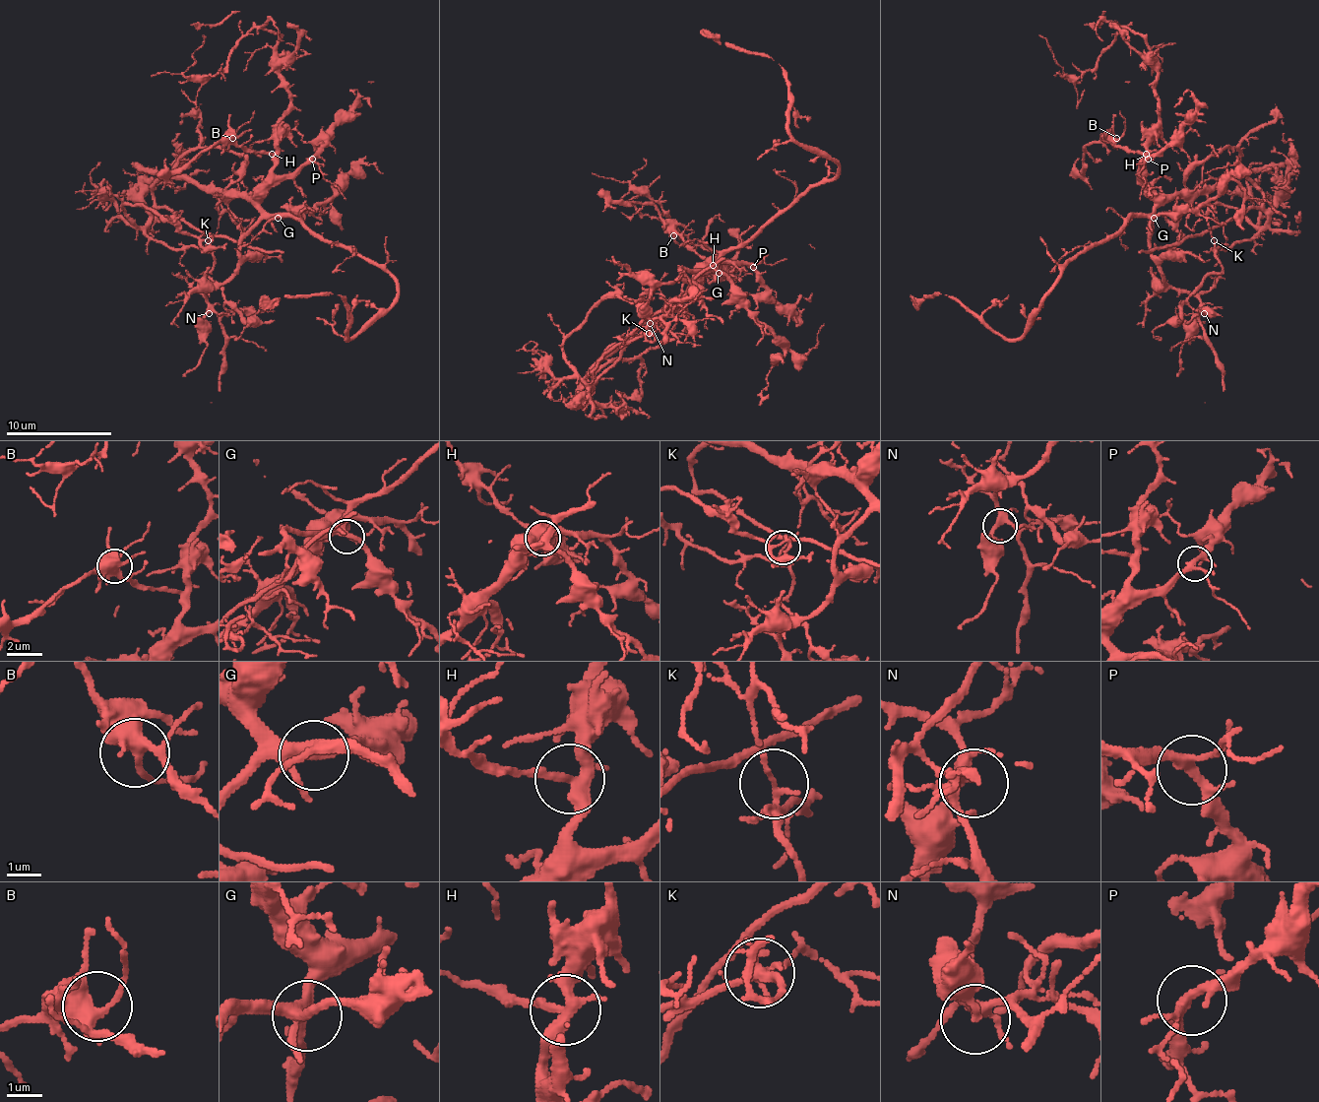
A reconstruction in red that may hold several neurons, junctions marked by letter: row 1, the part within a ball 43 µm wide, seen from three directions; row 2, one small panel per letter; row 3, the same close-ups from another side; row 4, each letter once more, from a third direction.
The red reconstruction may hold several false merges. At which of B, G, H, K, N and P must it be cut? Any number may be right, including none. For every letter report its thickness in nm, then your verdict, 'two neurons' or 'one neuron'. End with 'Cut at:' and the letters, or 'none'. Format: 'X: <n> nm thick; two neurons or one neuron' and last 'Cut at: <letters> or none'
B: 420 nm thick; one neuron
G: 320 nm thick; one neuron
H: 320 nm thick; one neuron
K: 160 nm thick; two neurons
N: 280 nm thick; one neuron
P: 260 nm thick; one neuron
Cut at: K

